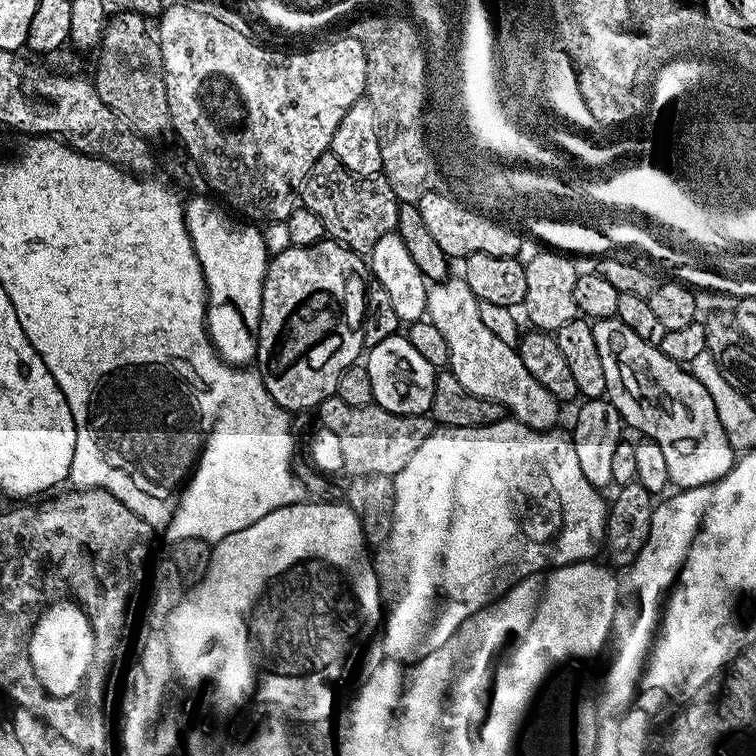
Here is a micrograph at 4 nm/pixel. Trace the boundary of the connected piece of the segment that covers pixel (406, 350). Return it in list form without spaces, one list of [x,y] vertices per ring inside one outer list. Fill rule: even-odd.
[[[397,334],[378,342],[378,346],[367,349],[366,363],[370,374],[370,390],[374,403],[390,414],[423,416],[431,413],[434,402],[434,382],[438,369],[430,366],[414,346],[410,346],[407,335]]]

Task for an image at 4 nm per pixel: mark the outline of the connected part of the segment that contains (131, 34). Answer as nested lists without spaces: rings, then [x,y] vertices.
[[[117,11],[111,17],[110,23],[104,30],[104,38],[98,45],[100,52],[100,65],[96,68],[94,83],[102,102],[110,106],[122,117],[125,124],[132,127],[145,138],[160,136],[169,131],[172,119],[170,118],[170,106],[166,98],[166,82],[164,81],[164,67],[162,66],[162,54],[160,53],[160,42],[155,35],[148,33],[149,21],[145,17],[133,12]]]

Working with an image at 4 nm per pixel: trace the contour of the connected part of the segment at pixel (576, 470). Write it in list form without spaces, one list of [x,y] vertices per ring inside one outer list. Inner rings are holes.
[[[505,418],[499,420],[497,424],[487,424],[481,428],[446,428],[441,427],[439,430],[433,431],[430,438],[426,438],[426,442],[422,442],[422,446],[418,446],[418,450],[414,450],[414,454],[410,454],[410,462],[406,462],[406,466],[394,477],[396,481],[396,501],[394,502],[394,526],[390,530],[390,538],[383,548],[379,549],[374,556],[374,567],[376,575],[380,577],[380,594],[383,603],[386,605],[386,623],[382,628],[382,640],[384,636],[384,656],[387,659],[395,660],[401,664],[410,664],[414,660],[426,658],[426,654],[434,654],[434,650],[438,650],[438,646],[446,646],[446,642],[450,642],[450,638],[462,626],[462,622],[466,622],[466,618],[470,618],[478,610],[482,610],[486,605],[494,603],[499,596],[504,595],[513,584],[522,582],[528,576],[533,576],[536,572],[545,572],[547,568],[561,568],[567,564],[577,564],[583,560],[592,560],[595,552],[602,548],[604,540],[604,531],[608,525],[608,506],[609,501],[604,500],[604,496],[597,485],[591,484],[586,478],[586,474],[582,474],[582,465],[578,463],[578,452],[574,450],[574,442],[567,435],[564,436],[560,430],[537,430],[521,424],[515,418]]]

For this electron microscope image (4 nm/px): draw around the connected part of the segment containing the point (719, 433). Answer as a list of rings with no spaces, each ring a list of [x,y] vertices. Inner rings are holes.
[[[618,319],[597,320],[592,324],[594,343],[598,346],[598,354],[602,357],[602,374],[606,378],[606,399],[611,402],[620,415],[621,421],[640,431],[641,437],[658,442],[662,446],[662,455],[666,458],[666,470],[669,481],[677,489],[706,486],[718,478],[722,478],[731,470],[738,459],[735,448],[730,446],[726,438],[726,430],[722,430],[722,422],[718,422],[718,410],[714,410],[714,400],[706,394],[706,388],[698,378],[692,376],[685,365],[674,362],[662,354],[662,350],[654,344],[642,342],[630,326]]]

